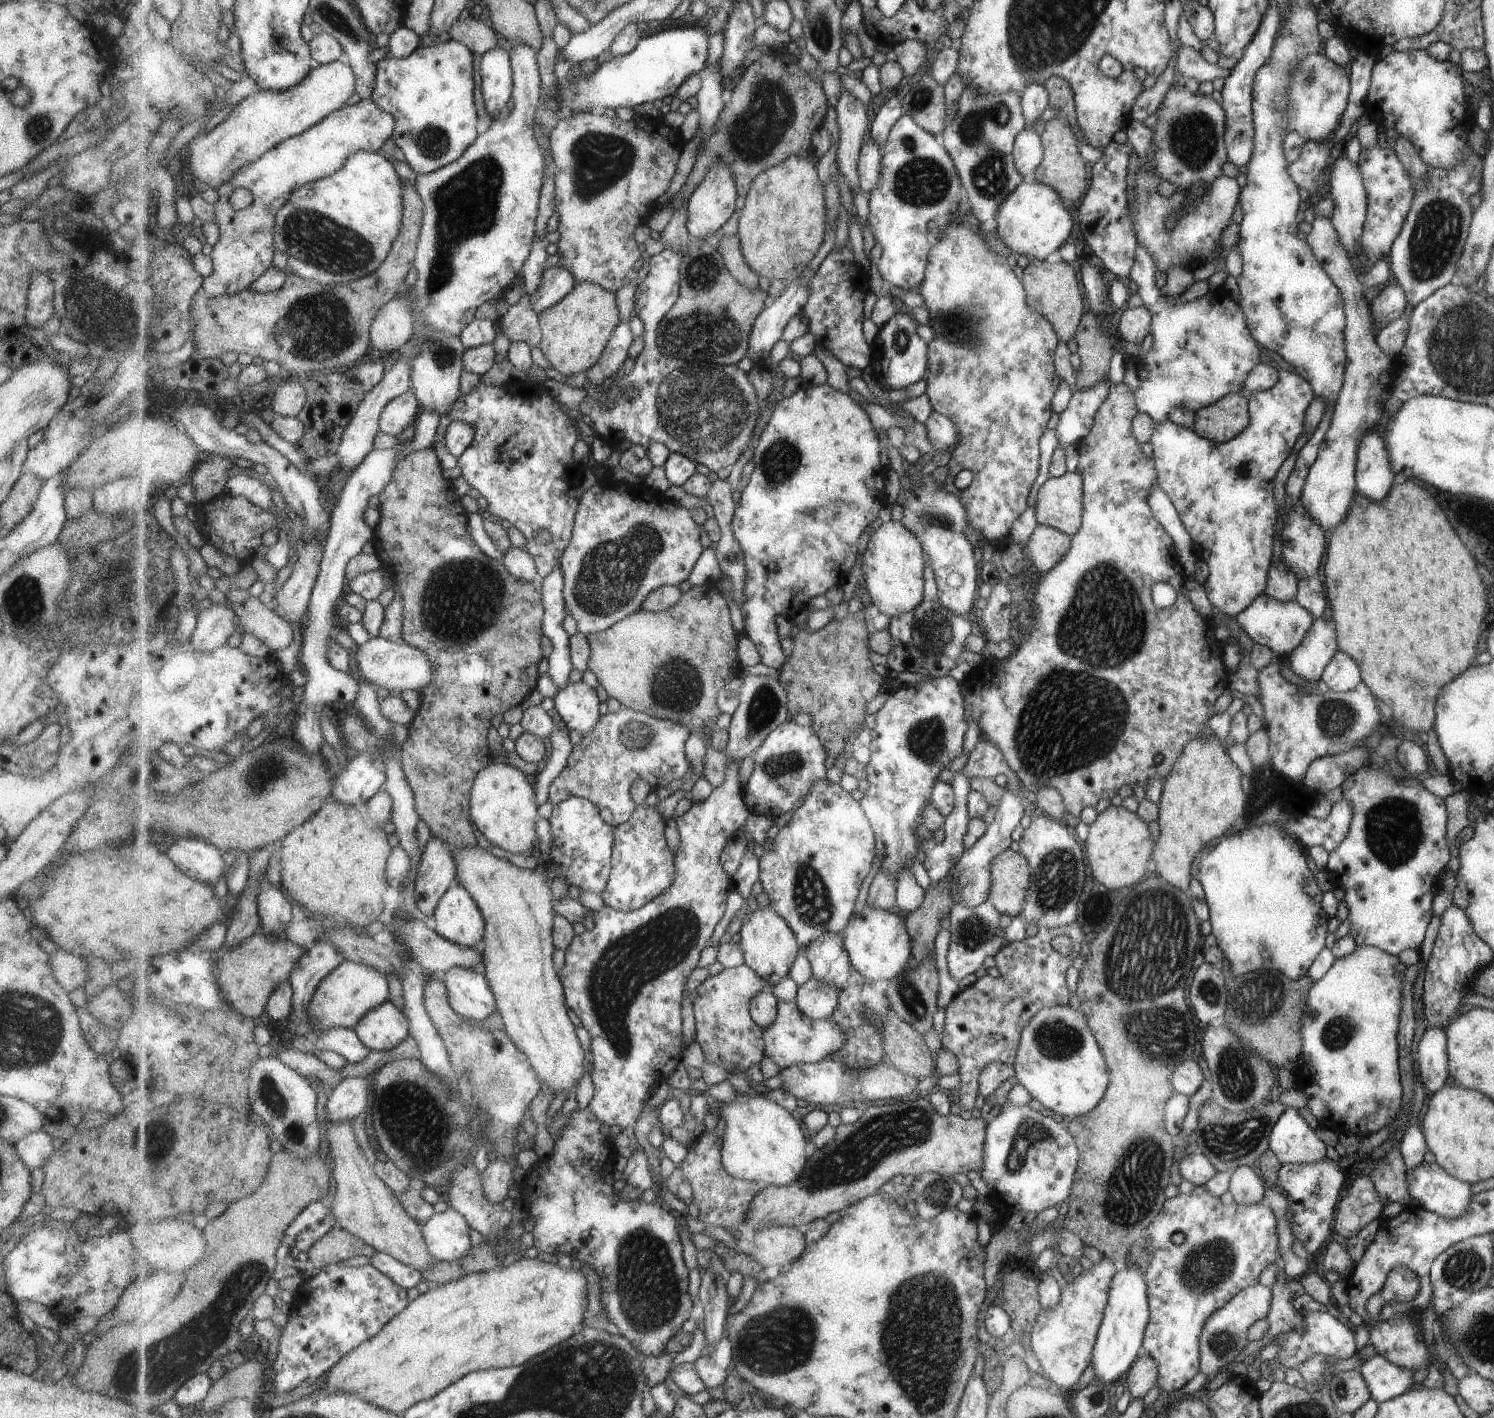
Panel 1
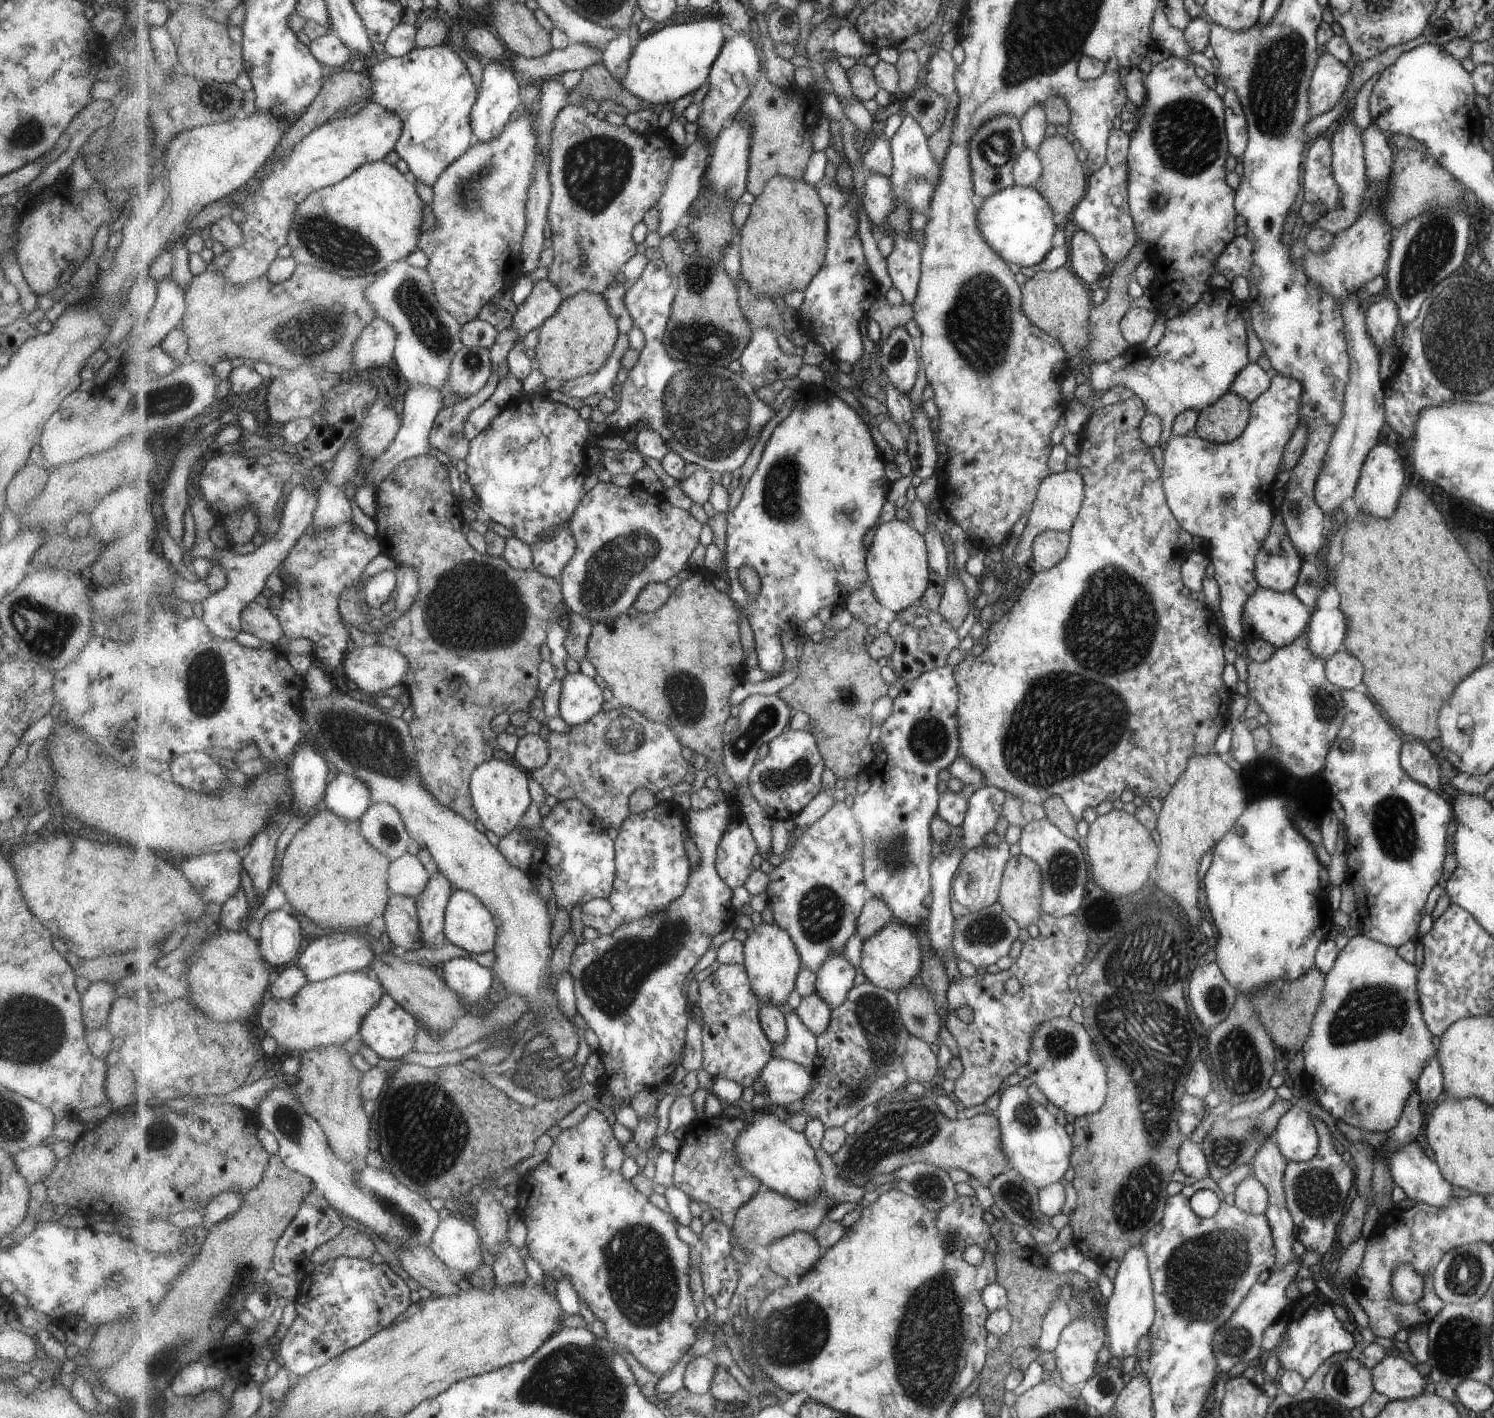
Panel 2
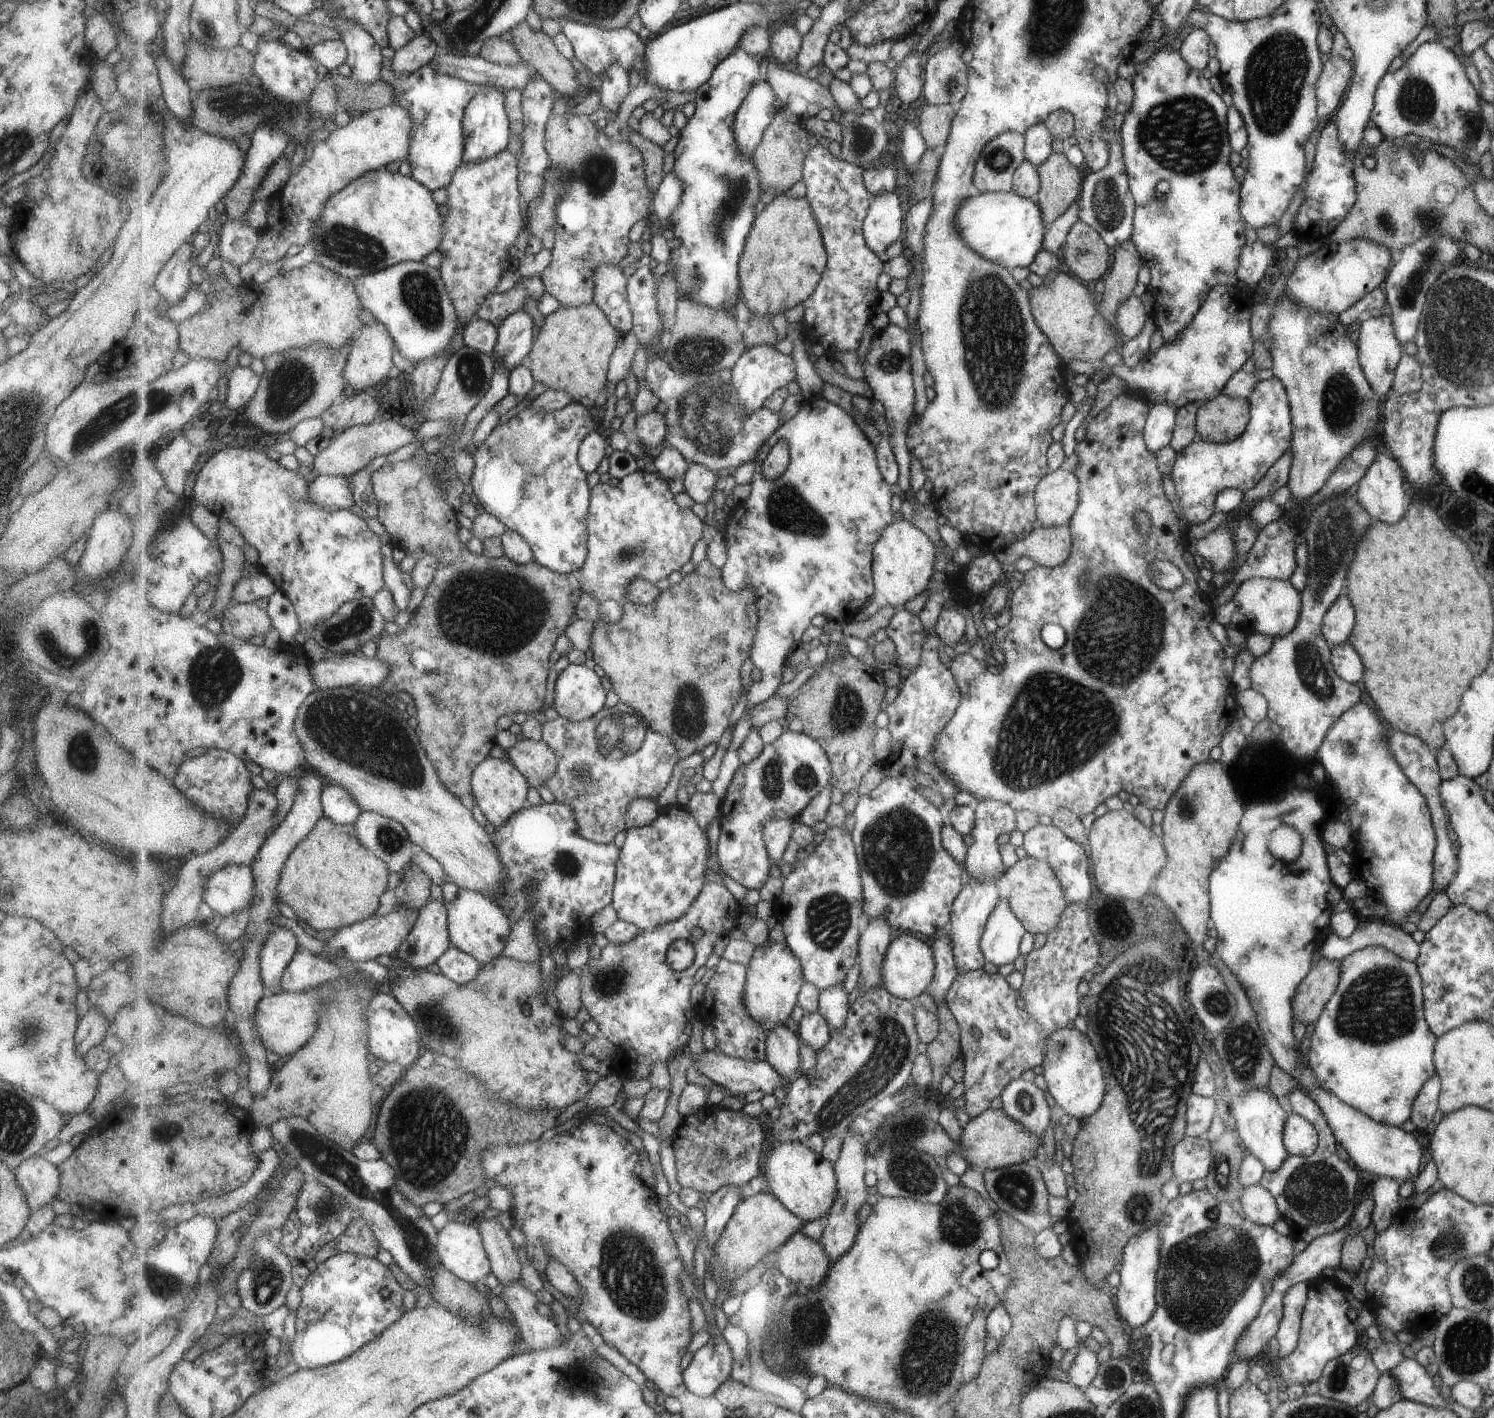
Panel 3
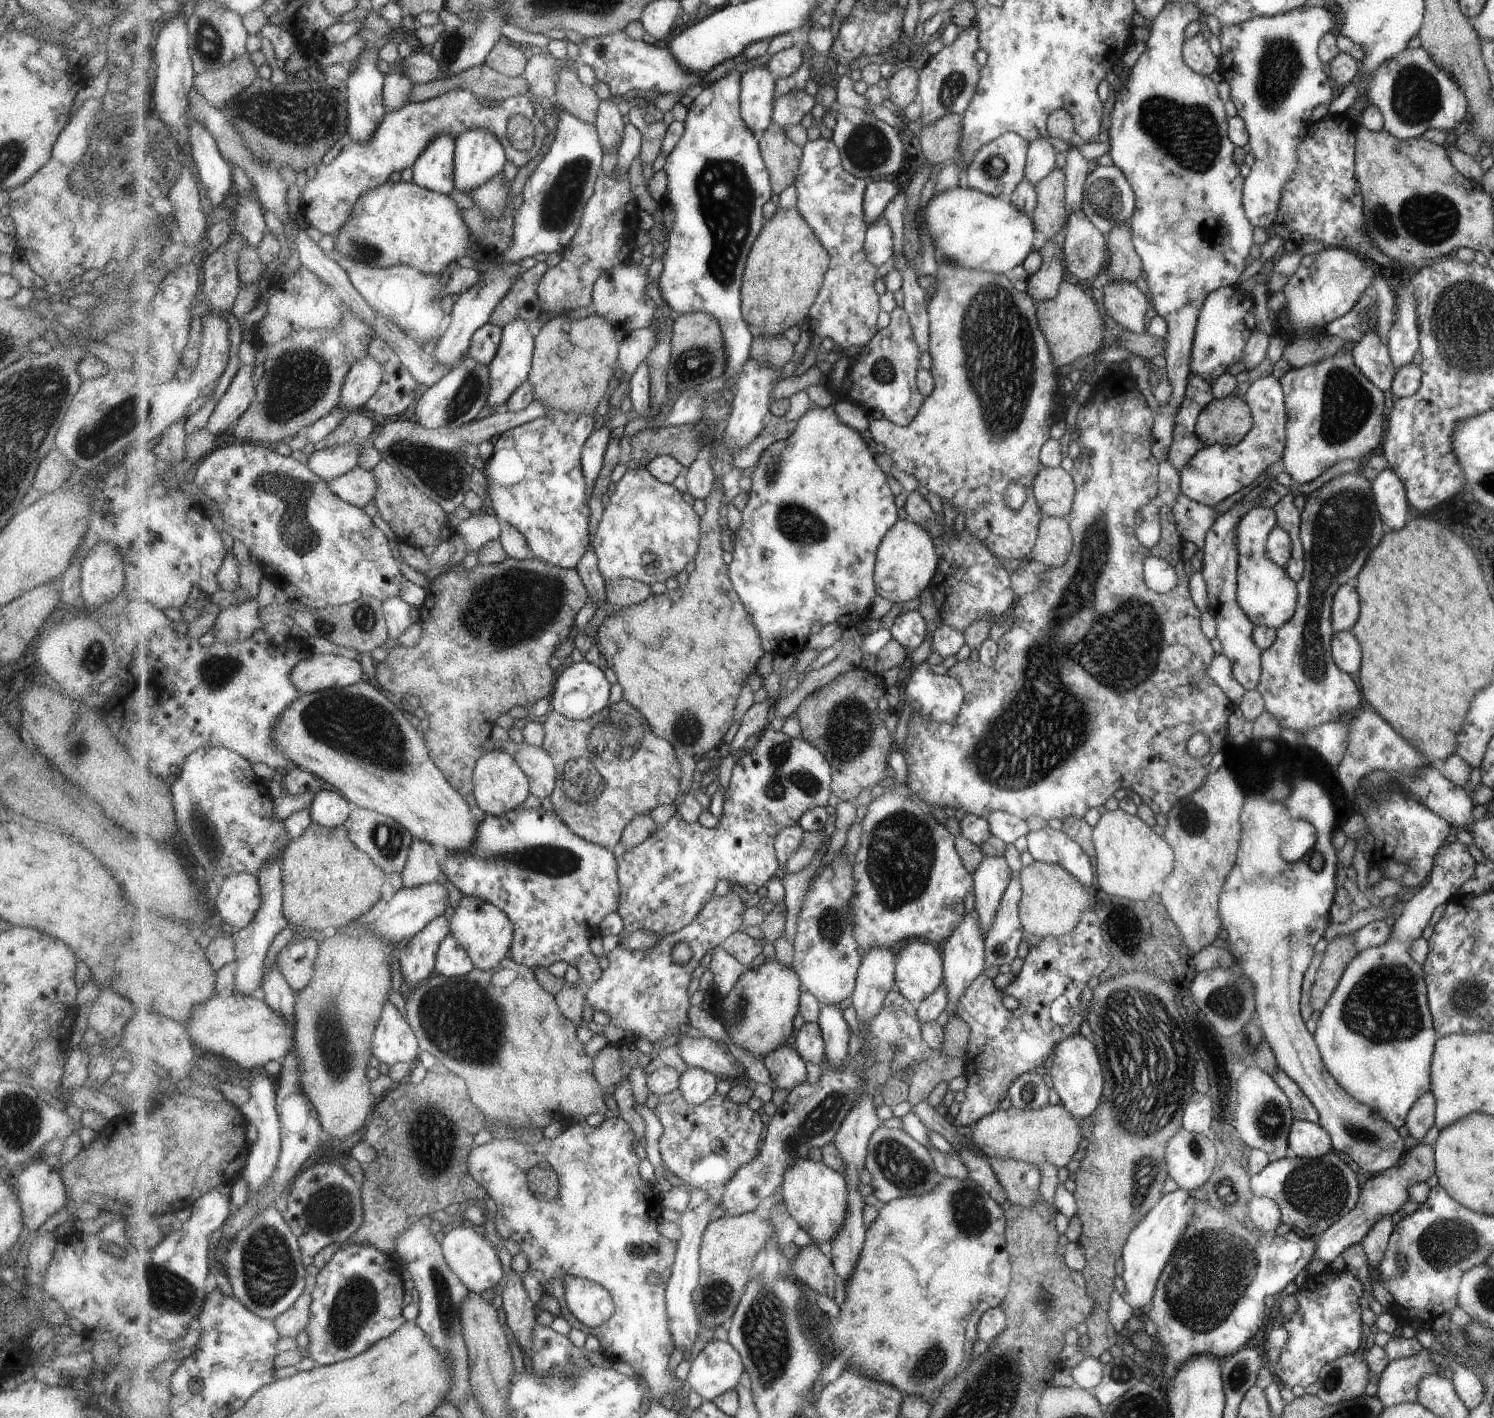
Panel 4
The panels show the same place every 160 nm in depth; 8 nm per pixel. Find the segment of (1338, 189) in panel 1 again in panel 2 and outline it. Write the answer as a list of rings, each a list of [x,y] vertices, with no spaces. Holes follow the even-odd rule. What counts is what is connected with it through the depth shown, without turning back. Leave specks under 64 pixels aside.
[[[1349,116],[1335,123],[1330,129],[1332,145],[1332,172],[1338,187],[1341,188],[1341,196],[1338,204],[1332,211],[1322,214],[1318,220],[1313,223],[1313,227],[1335,233],[1344,231],[1345,228],[1351,227],[1359,216],[1360,204],[1364,199],[1364,190],[1368,185],[1367,172],[1364,168],[1364,151],[1362,148],[1362,134],[1359,132]]]

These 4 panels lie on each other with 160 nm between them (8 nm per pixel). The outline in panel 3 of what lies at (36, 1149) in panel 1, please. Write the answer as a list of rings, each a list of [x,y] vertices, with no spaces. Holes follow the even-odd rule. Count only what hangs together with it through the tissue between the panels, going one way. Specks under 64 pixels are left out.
[[[41,1154],[23,1160],[15,1167],[14,1175],[31,1213],[56,1198],[59,1190],[57,1167],[46,1161]]]

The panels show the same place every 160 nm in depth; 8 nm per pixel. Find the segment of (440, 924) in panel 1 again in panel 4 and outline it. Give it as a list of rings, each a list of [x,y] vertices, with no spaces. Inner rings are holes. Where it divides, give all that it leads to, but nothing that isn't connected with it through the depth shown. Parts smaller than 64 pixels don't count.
[[[463,895],[451,918],[452,932],[465,947],[477,969],[495,968],[510,956],[515,938],[514,924],[506,912],[481,898]]]

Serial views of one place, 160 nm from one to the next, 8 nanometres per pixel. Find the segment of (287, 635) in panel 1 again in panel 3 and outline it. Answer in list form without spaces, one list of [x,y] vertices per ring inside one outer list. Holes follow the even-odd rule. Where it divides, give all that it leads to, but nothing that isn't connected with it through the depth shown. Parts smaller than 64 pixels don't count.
[[[255,603],[231,604],[221,620],[221,630],[246,641],[264,636],[273,626],[267,610]]]

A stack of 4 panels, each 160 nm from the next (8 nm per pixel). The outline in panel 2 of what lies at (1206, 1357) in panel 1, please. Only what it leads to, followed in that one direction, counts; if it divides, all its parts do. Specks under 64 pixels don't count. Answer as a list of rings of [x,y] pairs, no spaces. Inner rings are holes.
[[[1305,1250],[1300,1257],[1287,1261],[1283,1266],[1272,1268],[1263,1284],[1256,1284],[1249,1290],[1245,1300],[1236,1308],[1234,1314],[1212,1335],[1213,1356],[1223,1372],[1227,1372],[1234,1364],[1248,1363],[1259,1356],[1261,1334],[1265,1332],[1266,1328],[1275,1324],[1275,1320],[1279,1318],[1283,1308],[1287,1306],[1288,1298],[1285,1298],[1285,1292],[1289,1284],[1293,1282],[1297,1269],[1303,1265],[1306,1267],[1316,1265],[1320,1262],[1321,1257],[1322,1255],[1316,1252]]]

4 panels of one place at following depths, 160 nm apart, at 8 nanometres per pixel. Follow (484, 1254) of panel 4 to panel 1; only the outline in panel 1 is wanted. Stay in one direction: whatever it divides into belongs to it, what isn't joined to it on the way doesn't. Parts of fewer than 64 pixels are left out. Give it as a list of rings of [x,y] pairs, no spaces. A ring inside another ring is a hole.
[[[449,1208],[432,1216],[423,1227],[423,1234],[428,1249],[438,1261],[454,1263],[472,1250],[471,1229],[464,1214]]]

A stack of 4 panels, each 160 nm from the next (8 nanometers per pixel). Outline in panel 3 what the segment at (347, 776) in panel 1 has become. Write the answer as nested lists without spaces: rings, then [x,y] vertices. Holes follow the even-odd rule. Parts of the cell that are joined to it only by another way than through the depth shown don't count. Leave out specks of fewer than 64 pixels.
[[[328,782],[322,794],[324,816],[338,825],[353,825],[364,811],[352,793],[339,783]]]

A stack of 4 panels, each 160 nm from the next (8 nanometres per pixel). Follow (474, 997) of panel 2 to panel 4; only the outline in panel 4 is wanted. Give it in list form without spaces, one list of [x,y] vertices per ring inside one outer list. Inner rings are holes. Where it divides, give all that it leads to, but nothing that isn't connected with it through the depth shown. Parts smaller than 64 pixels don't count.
[[[449,933],[441,943],[436,958],[436,974],[449,978],[469,974],[476,966],[465,947]]]

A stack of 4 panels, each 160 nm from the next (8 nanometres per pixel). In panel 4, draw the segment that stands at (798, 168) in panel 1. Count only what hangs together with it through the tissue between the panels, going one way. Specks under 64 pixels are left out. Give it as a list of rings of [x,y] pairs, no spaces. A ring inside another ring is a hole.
[[[777,206],[774,216],[765,223],[764,230],[753,245],[744,272],[742,313],[749,326],[759,328],[765,337],[782,335],[789,328],[799,326],[809,318],[810,310],[824,286],[831,264],[832,254],[825,248],[808,220],[805,220],[804,214],[797,207],[784,209]]]

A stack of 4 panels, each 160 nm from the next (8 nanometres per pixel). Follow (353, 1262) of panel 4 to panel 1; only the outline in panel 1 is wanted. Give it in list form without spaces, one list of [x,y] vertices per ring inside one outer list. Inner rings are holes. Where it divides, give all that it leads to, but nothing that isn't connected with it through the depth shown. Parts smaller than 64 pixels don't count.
[[[342,1263],[324,1266],[309,1279],[305,1279],[294,1292],[294,1301],[289,1310],[286,1325],[279,1337],[279,1351],[273,1368],[275,1374],[275,1394],[285,1394],[297,1388],[301,1382],[327,1373],[348,1352],[372,1339],[381,1329],[409,1306],[407,1289],[397,1284],[373,1265],[350,1267]]]

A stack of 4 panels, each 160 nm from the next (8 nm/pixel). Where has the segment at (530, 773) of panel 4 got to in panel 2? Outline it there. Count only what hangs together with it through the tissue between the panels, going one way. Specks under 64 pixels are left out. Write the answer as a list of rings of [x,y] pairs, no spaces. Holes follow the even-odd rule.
[[[526,733],[519,739],[514,757],[524,770],[531,773],[549,762],[551,758],[550,745],[551,742],[545,733],[539,735]]]

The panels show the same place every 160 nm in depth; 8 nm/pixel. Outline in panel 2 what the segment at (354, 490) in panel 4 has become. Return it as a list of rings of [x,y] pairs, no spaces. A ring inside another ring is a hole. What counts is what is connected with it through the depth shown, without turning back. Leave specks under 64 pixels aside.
[[[299,483],[286,498],[283,506],[281,528],[271,538],[267,538],[255,552],[238,555],[227,549],[218,550],[219,563],[223,566],[227,574],[227,585],[220,591],[210,594],[201,604],[203,606],[203,620],[213,631],[214,635],[225,637],[226,639],[237,638],[237,634],[242,630],[242,612],[257,600],[257,596],[263,592],[263,586],[267,578],[280,570],[295,543],[313,526],[315,511],[319,506],[321,488],[313,488],[309,485]]]

